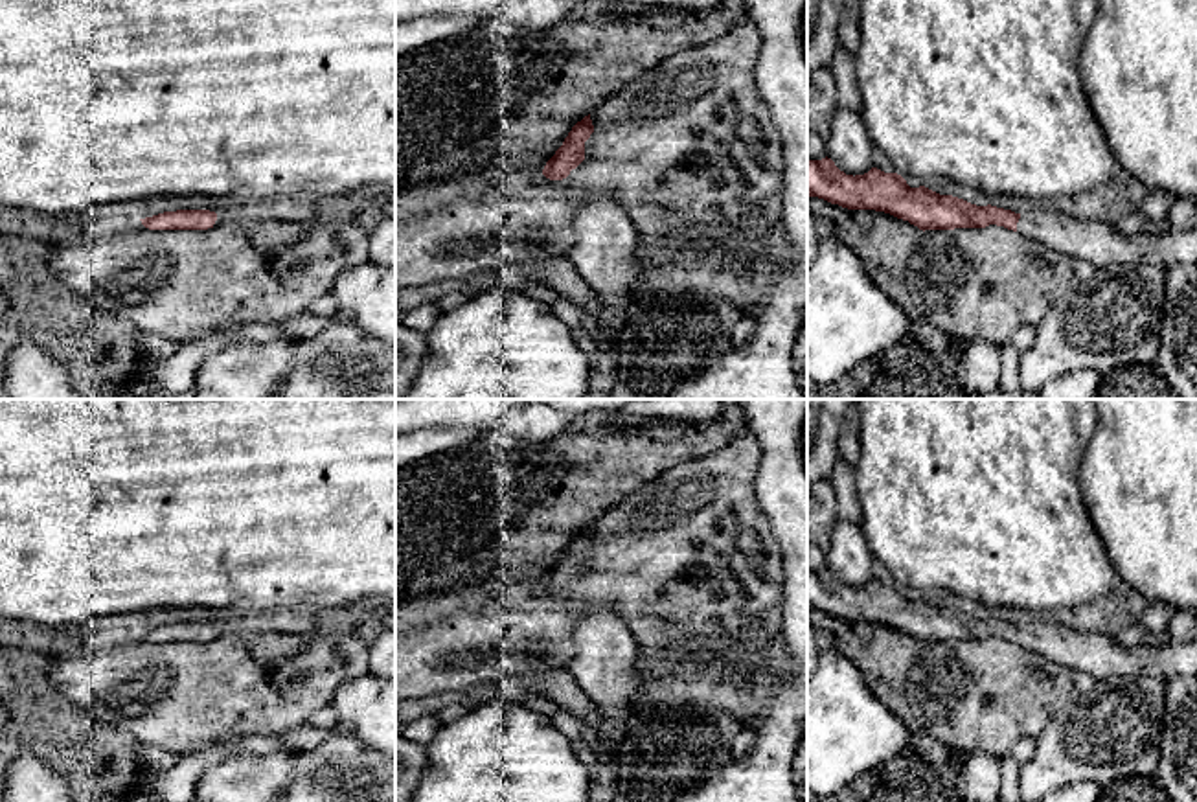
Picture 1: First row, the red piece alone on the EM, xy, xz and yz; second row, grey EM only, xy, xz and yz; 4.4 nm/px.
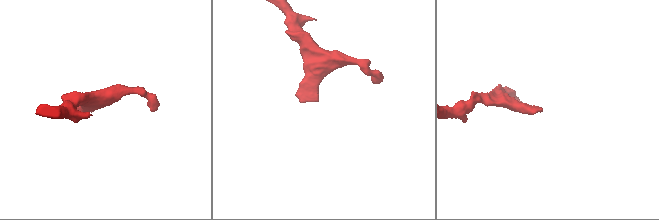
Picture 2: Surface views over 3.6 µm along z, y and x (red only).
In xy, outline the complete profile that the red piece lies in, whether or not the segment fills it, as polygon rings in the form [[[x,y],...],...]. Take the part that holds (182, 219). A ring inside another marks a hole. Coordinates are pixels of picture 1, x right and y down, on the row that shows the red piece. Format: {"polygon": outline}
{"polygon": [[[177,210],[140,221],[149,230],[208,230],[213,228],[217,213],[210,210]]]}

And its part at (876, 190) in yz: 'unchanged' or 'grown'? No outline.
grown

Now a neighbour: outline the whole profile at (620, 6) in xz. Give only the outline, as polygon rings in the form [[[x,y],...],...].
[[[610,0],[609,7],[620,15],[638,15],[651,9],[688,9],[688,11],[710,11],[715,9],[721,0]]]

